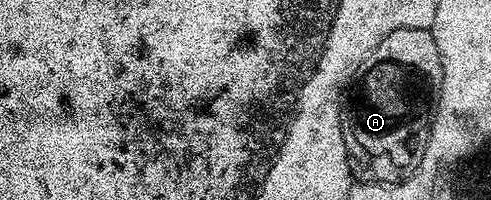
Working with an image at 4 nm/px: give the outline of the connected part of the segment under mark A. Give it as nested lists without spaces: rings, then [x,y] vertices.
[[[426,27],[394,29],[362,61],[340,104],[348,166],[356,183],[400,183],[414,174],[428,144],[443,80],[438,45]]]

